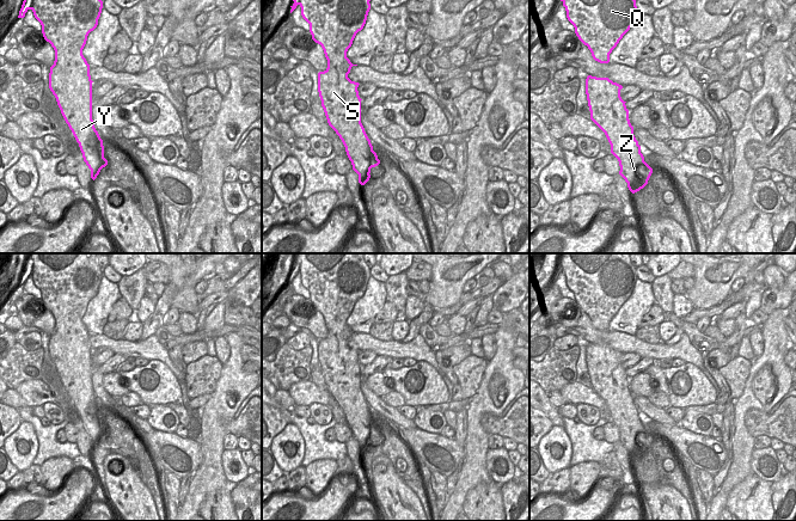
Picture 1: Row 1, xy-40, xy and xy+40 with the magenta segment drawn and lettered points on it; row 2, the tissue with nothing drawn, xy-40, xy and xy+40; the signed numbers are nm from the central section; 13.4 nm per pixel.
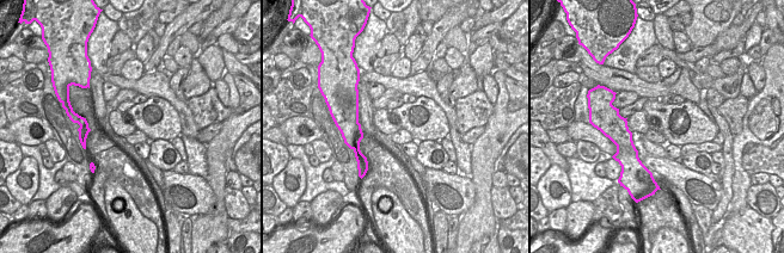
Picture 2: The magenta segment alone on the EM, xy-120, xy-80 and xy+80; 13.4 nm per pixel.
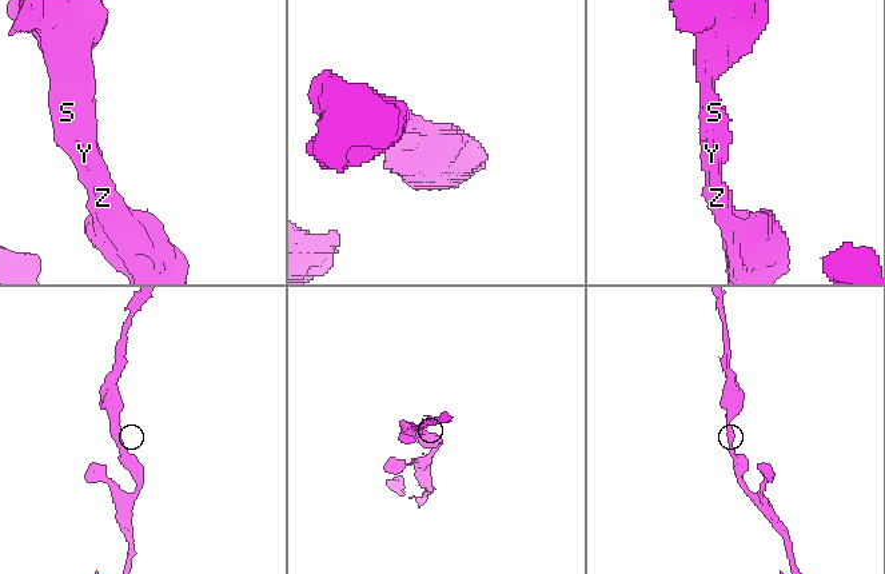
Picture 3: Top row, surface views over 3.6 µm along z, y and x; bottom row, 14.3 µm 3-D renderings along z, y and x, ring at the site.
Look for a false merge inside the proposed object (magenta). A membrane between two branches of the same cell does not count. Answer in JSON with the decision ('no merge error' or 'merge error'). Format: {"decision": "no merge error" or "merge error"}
{"decision": "no merge error"}

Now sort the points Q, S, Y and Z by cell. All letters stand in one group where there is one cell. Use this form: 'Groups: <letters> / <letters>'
Groups: Q S Y Z

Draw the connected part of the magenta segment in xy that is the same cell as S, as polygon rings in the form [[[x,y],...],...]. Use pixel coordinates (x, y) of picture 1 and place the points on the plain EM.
[[[294,253],[290,281],[299,272],[302,286],[310,292],[312,307],[320,312],[327,327],[327,336],[318,341],[318,360],[329,393],[342,407],[353,437],[359,442],[359,450],[365,453],[371,446],[371,436],[380,431],[371,407],[361,391],[361,366],[359,350],[348,345],[353,332],[347,319],[359,299],[366,292],[371,277],[363,253]]]

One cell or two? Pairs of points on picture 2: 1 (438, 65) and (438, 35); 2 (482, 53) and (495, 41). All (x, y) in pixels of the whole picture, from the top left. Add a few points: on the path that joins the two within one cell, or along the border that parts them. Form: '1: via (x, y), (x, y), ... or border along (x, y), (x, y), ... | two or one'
1: border along (434, 57), (430, 63) | two
2: border along (492, 47), (484, 42), (469, 57) | two

